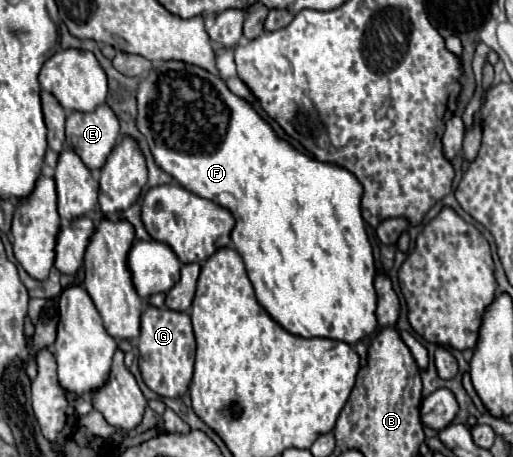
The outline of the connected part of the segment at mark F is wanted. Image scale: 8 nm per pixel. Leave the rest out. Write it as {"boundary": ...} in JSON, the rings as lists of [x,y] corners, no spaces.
{"boundary":[[[157,62],[153,66],[153,70],[139,80],[137,84],[137,118],[135,124],[139,128],[139,132],[147,138],[149,150],[155,158],[155,164],[165,170],[171,178],[175,178],[183,188],[187,188],[189,192],[201,196],[201,198],[209,198],[215,204],[227,208],[233,218],[235,218],[235,226],[231,230],[231,244],[233,248],[239,252],[239,256],[245,262],[247,274],[253,282],[255,294],[259,304],[271,314],[271,318],[283,326],[287,332],[295,334],[295,336],[319,336],[319,338],[333,338],[333,340],[341,340],[341,342],[349,342],[355,344],[361,338],[365,338],[367,334],[371,334],[377,326],[377,318],[373,314],[373,306],[377,306],[377,294],[373,288],[373,280],[375,280],[375,262],[373,262],[373,252],[371,252],[371,244],[365,232],[365,222],[361,218],[361,196],[363,196],[363,186],[359,184],[359,180],[343,166],[331,164],[331,162],[319,162],[303,152],[299,152],[297,148],[293,148],[287,140],[279,138],[275,128],[245,100],[237,98],[225,84],[225,80],[221,80],[219,76],[193,66],[193,64],[185,64],[185,62]]]}

